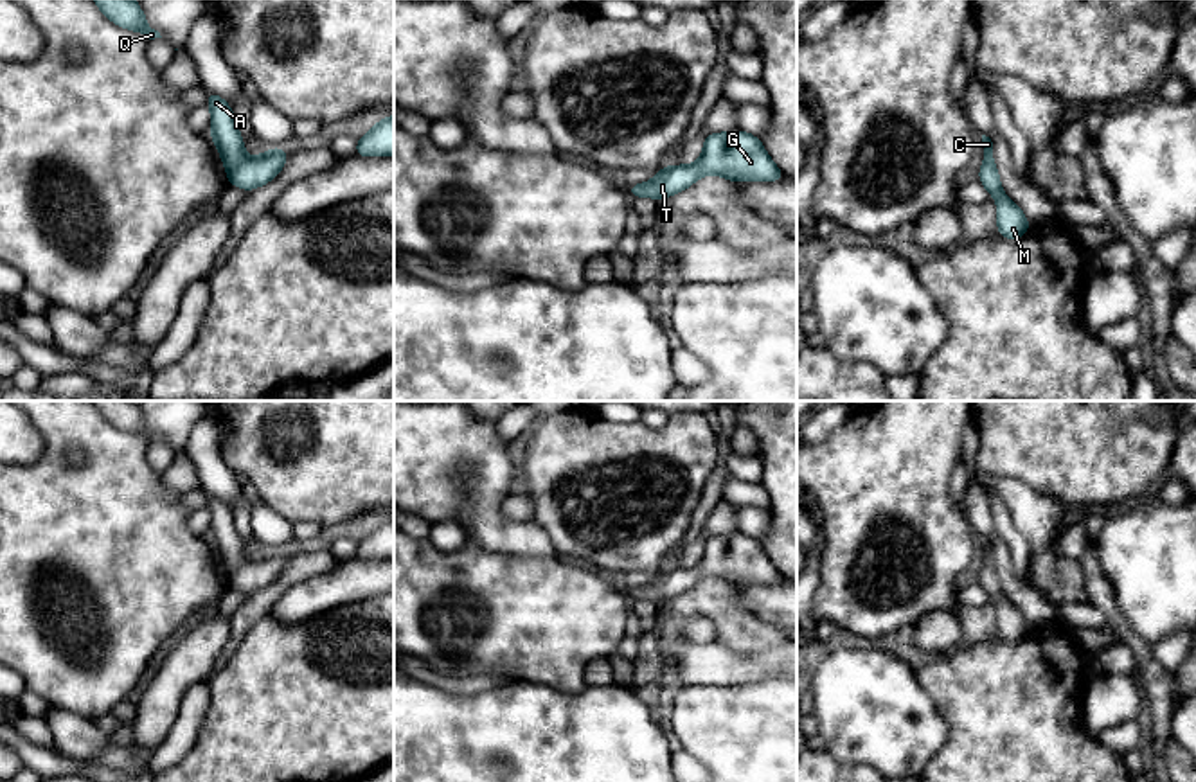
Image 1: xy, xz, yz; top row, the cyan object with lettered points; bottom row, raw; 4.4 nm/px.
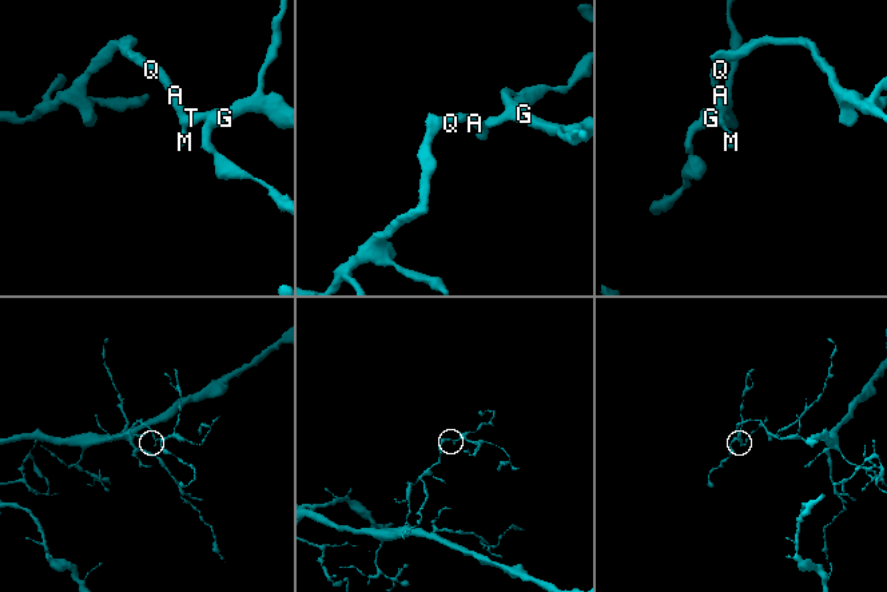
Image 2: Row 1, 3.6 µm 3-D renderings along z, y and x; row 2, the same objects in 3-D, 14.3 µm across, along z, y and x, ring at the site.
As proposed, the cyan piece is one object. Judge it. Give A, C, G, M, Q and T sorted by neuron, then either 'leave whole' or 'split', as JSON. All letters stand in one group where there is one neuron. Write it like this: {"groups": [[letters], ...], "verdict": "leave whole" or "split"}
{"groups": [["A", "C", "G", "M", "Q", "T"]], "verdict": "leave whole"}

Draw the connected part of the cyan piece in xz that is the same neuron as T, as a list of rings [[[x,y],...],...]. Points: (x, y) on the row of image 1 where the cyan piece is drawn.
[[[736,129],[707,133],[703,153],[691,165],[665,165],[646,183],[626,185],[631,198],[664,200],[691,187],[703,174],[718,174],[730,182],[777,182],[788,176],[773,164],[761,138]]]

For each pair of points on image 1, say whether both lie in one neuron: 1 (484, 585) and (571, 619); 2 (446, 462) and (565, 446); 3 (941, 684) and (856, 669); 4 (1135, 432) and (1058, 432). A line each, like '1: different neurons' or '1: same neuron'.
1: same neuron
2: different neurons
3: different neurons
4: same neuron

